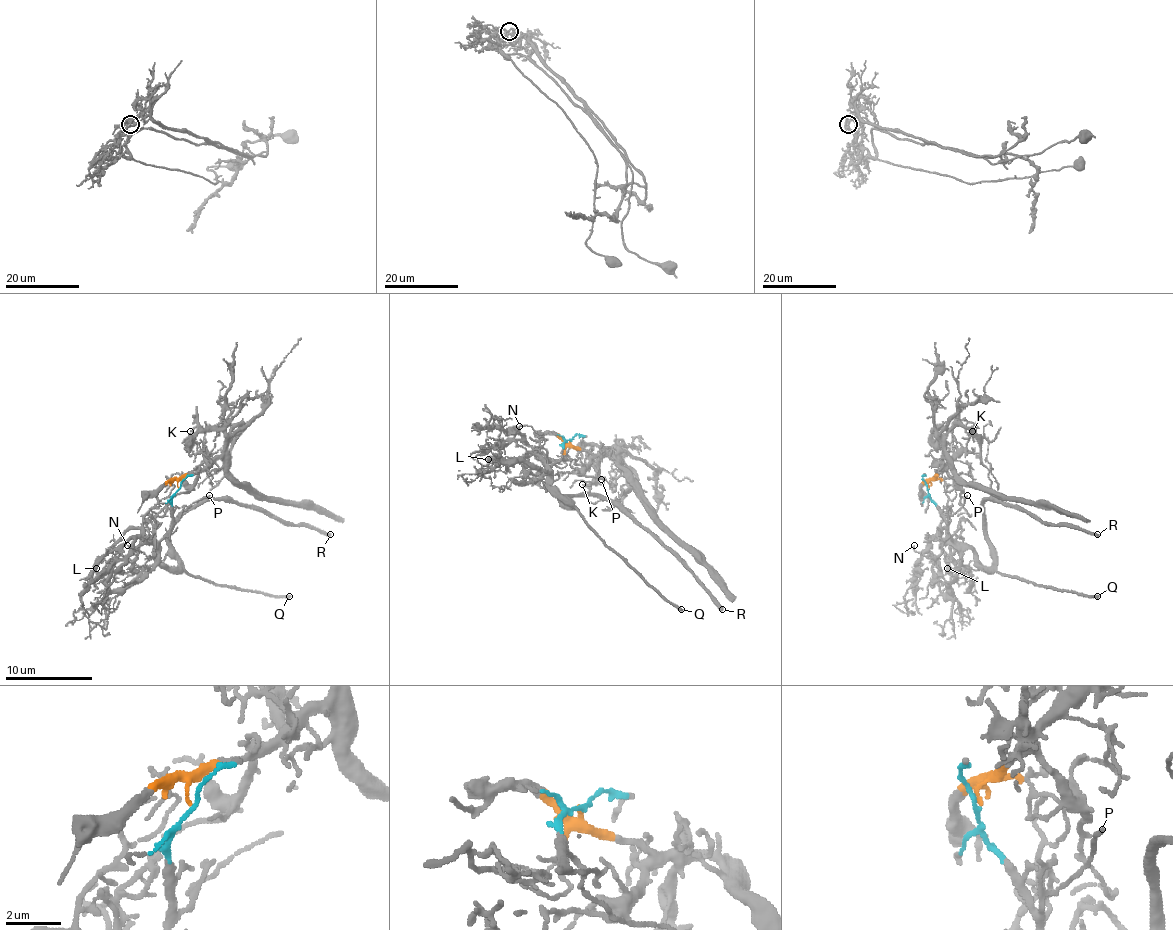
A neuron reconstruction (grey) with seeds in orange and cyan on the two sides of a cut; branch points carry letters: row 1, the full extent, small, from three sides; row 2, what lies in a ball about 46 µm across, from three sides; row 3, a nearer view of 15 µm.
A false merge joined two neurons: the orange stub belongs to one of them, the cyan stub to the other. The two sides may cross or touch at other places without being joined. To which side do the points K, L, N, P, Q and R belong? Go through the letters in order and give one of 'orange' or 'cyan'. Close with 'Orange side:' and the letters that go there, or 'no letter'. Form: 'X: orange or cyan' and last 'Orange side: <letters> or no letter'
K: orange
L: cyan
N: cyan
P: cyan
Q: cyan
R: cyan
Orange side: K

